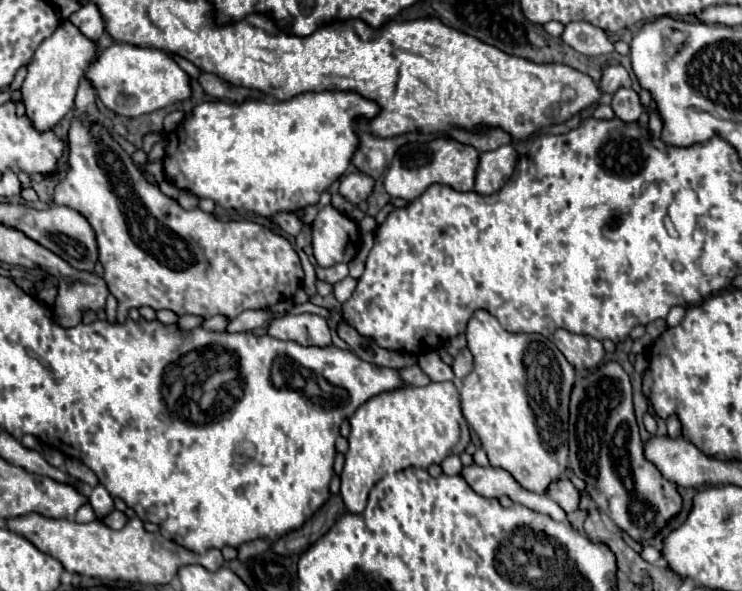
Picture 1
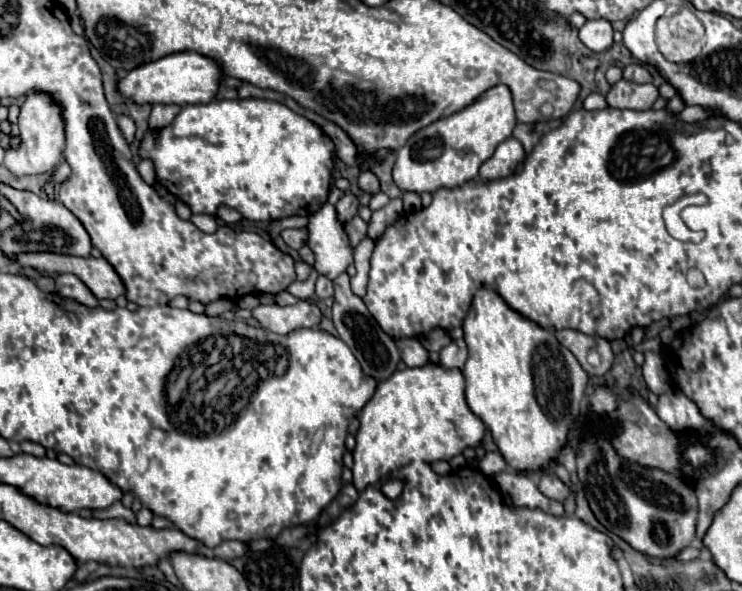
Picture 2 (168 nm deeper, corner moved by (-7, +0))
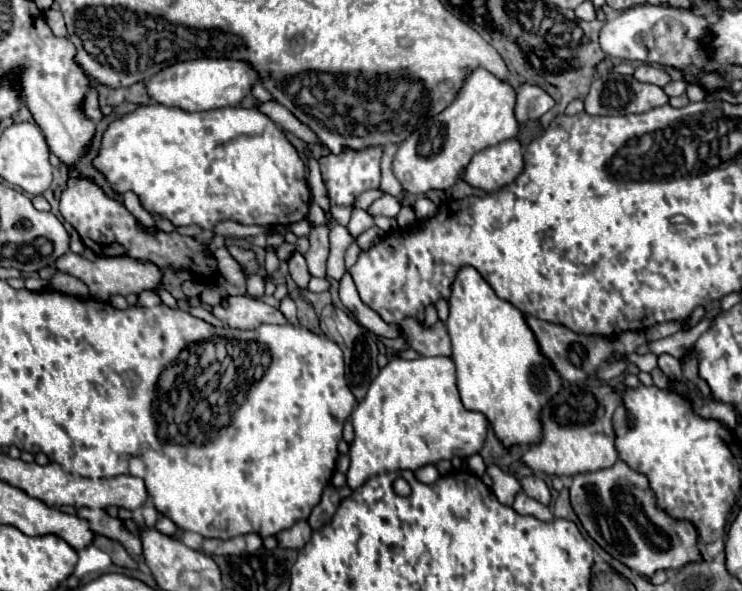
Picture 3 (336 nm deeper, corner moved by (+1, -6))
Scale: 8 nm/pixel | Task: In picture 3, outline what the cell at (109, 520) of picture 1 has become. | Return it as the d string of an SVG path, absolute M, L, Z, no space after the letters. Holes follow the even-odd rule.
M147 500L145 504L143 504L143 520L145 520L145 526L147 528L153 528L155 526L155 522L157 522L157 510L153 508L153 504Z

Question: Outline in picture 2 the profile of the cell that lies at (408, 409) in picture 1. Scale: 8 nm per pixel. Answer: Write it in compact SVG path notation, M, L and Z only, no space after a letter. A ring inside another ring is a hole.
M423 364L419 368L405 368L395 370L385 382L379 382L371 400L363 406L361 414L361 428L357 432L357 446L353 450L355 466L353 466L353 484L361 492L369 482L377 482L381 476L391 474L393 470L421 460L421 462L435 462L435 460L451 460L453 456L461 454L467 446L479 446L485 436L485 424L479 416L475 416L463 394L463 374L457 368L443 368L441 364Z

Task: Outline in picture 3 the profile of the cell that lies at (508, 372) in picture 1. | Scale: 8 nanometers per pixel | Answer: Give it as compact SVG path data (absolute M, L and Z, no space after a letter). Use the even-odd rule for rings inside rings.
M465 266L459 270L455 282L451 284L447 330L453 342L451 360L457 366L457 386L463 406L467 410L481 412L489 420L497 440L507 450L511 450L513 446L539 444L543 438L541 410L561 390L563 378L553 368L553 364L543 356L525 316L507 300L501 300L475 268Z

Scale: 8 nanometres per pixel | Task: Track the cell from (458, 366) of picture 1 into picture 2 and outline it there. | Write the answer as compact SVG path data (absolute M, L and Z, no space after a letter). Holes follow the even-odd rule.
M459 338L459 340L453 340L451 344L443 346L439 350L439 356L441 356L441 364L445 368L463 368L465 360L467 360L467 346L465 346L465 340Z

